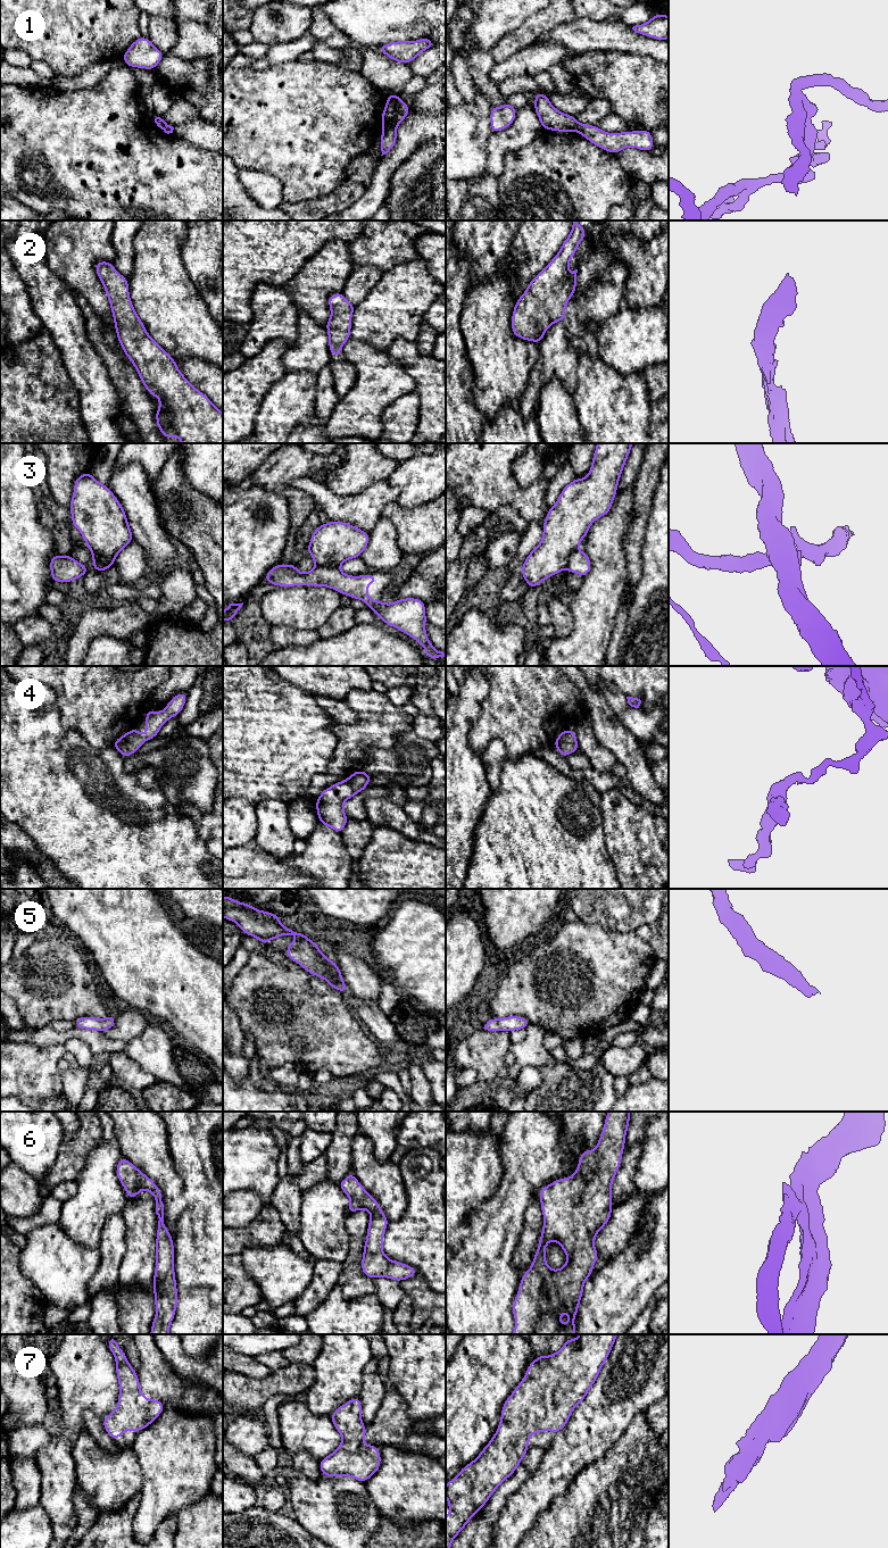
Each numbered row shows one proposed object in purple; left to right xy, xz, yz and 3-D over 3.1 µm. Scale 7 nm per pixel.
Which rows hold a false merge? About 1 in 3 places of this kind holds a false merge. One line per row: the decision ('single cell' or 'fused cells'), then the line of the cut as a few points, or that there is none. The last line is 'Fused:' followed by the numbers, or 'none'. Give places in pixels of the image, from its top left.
1: fused cells; cut in xz along (395, 127), (383, 131)
2: single cell; no cut
3: fused cells; cut in xy along (92, 555), (102, 555), (113, 563)
4: single cell; no cut
5: single cell; no cut
6: fused cells; cut in xz along (379, 1206), (371, 1214)
7: single cell; no cut
Fused: 1, 3, 6

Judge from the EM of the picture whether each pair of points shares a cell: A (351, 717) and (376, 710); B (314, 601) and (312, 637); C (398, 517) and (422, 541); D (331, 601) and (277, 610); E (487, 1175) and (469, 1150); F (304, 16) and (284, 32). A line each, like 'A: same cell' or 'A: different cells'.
A: different cells
B: different cells
C: same cell
D: same cell
E: same cell
F: same cell

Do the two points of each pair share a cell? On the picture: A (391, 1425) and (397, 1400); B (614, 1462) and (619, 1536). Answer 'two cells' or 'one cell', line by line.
A: one cell
B: one cell

